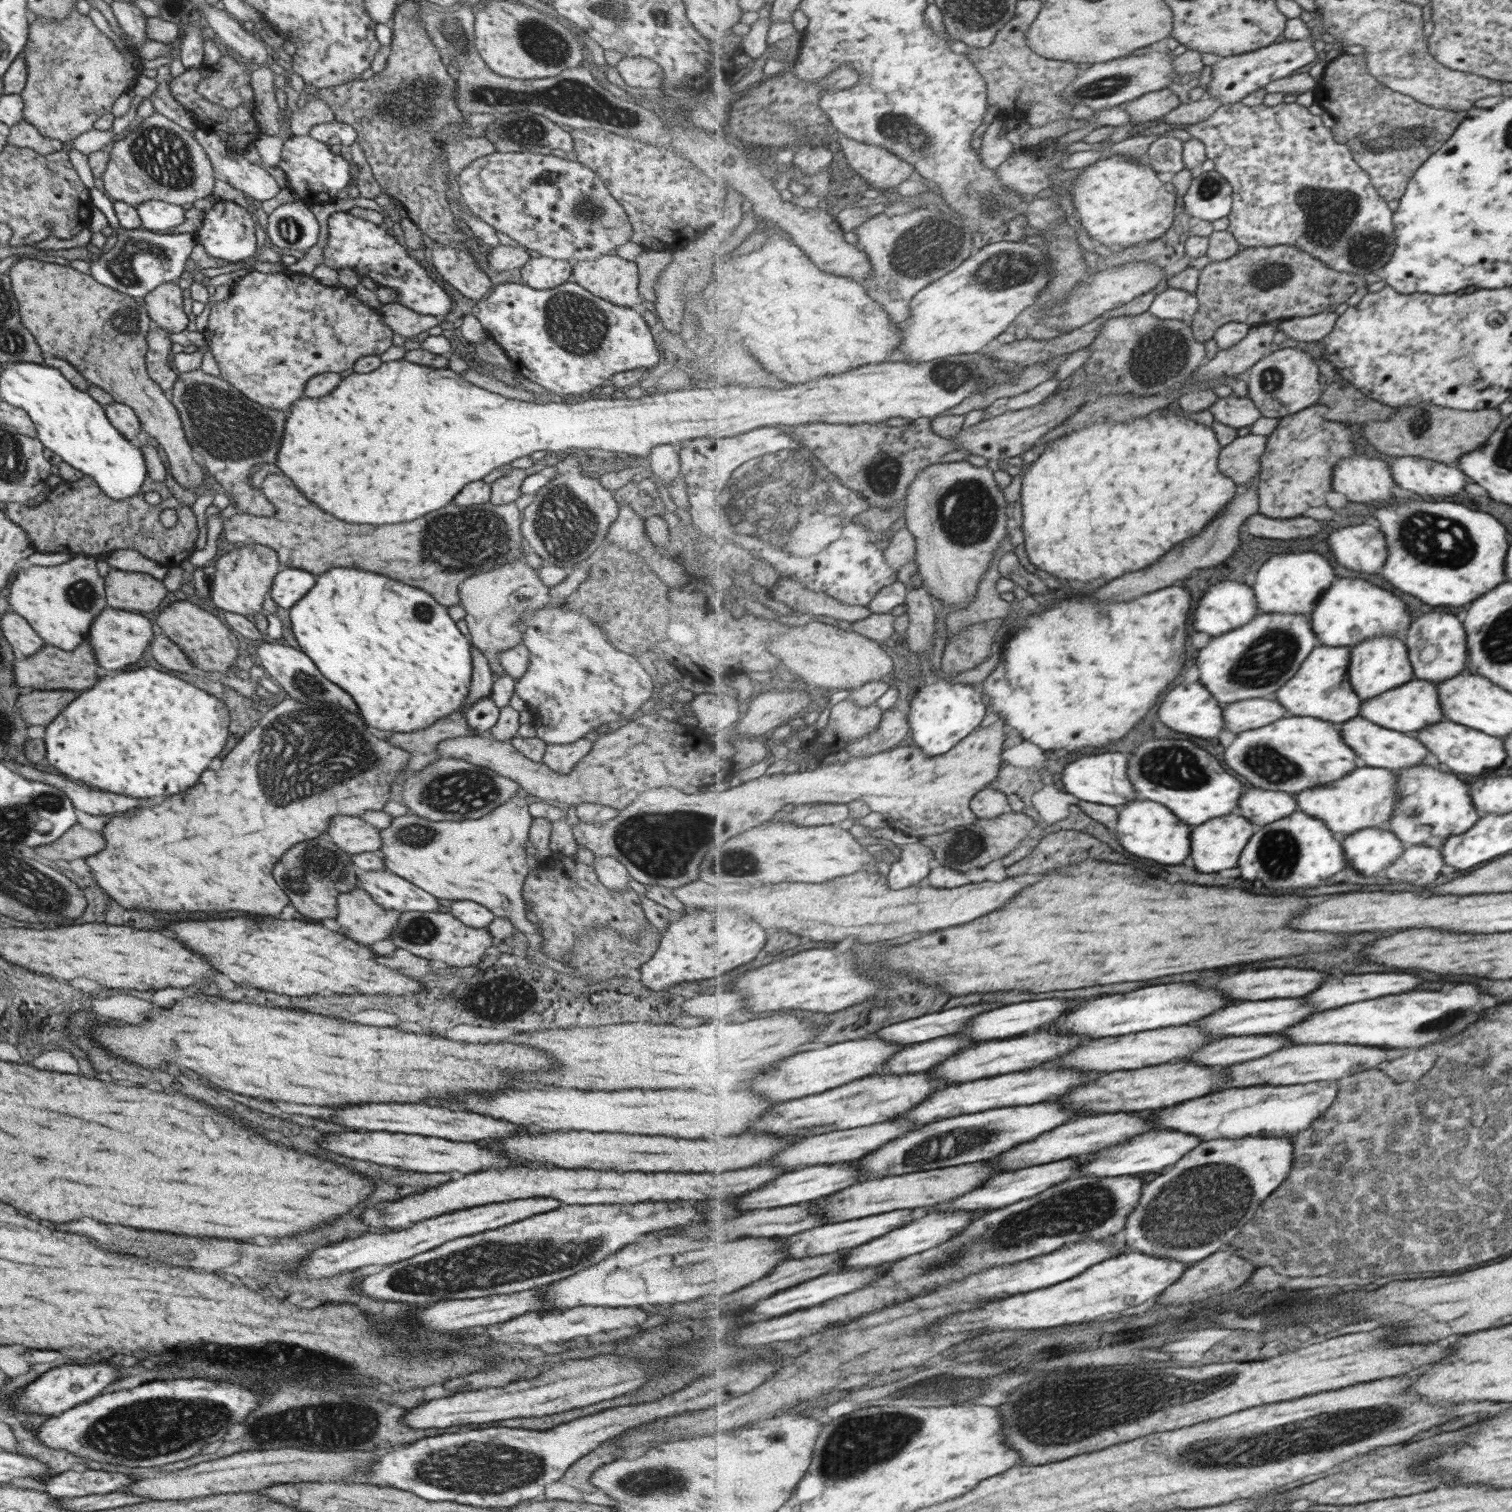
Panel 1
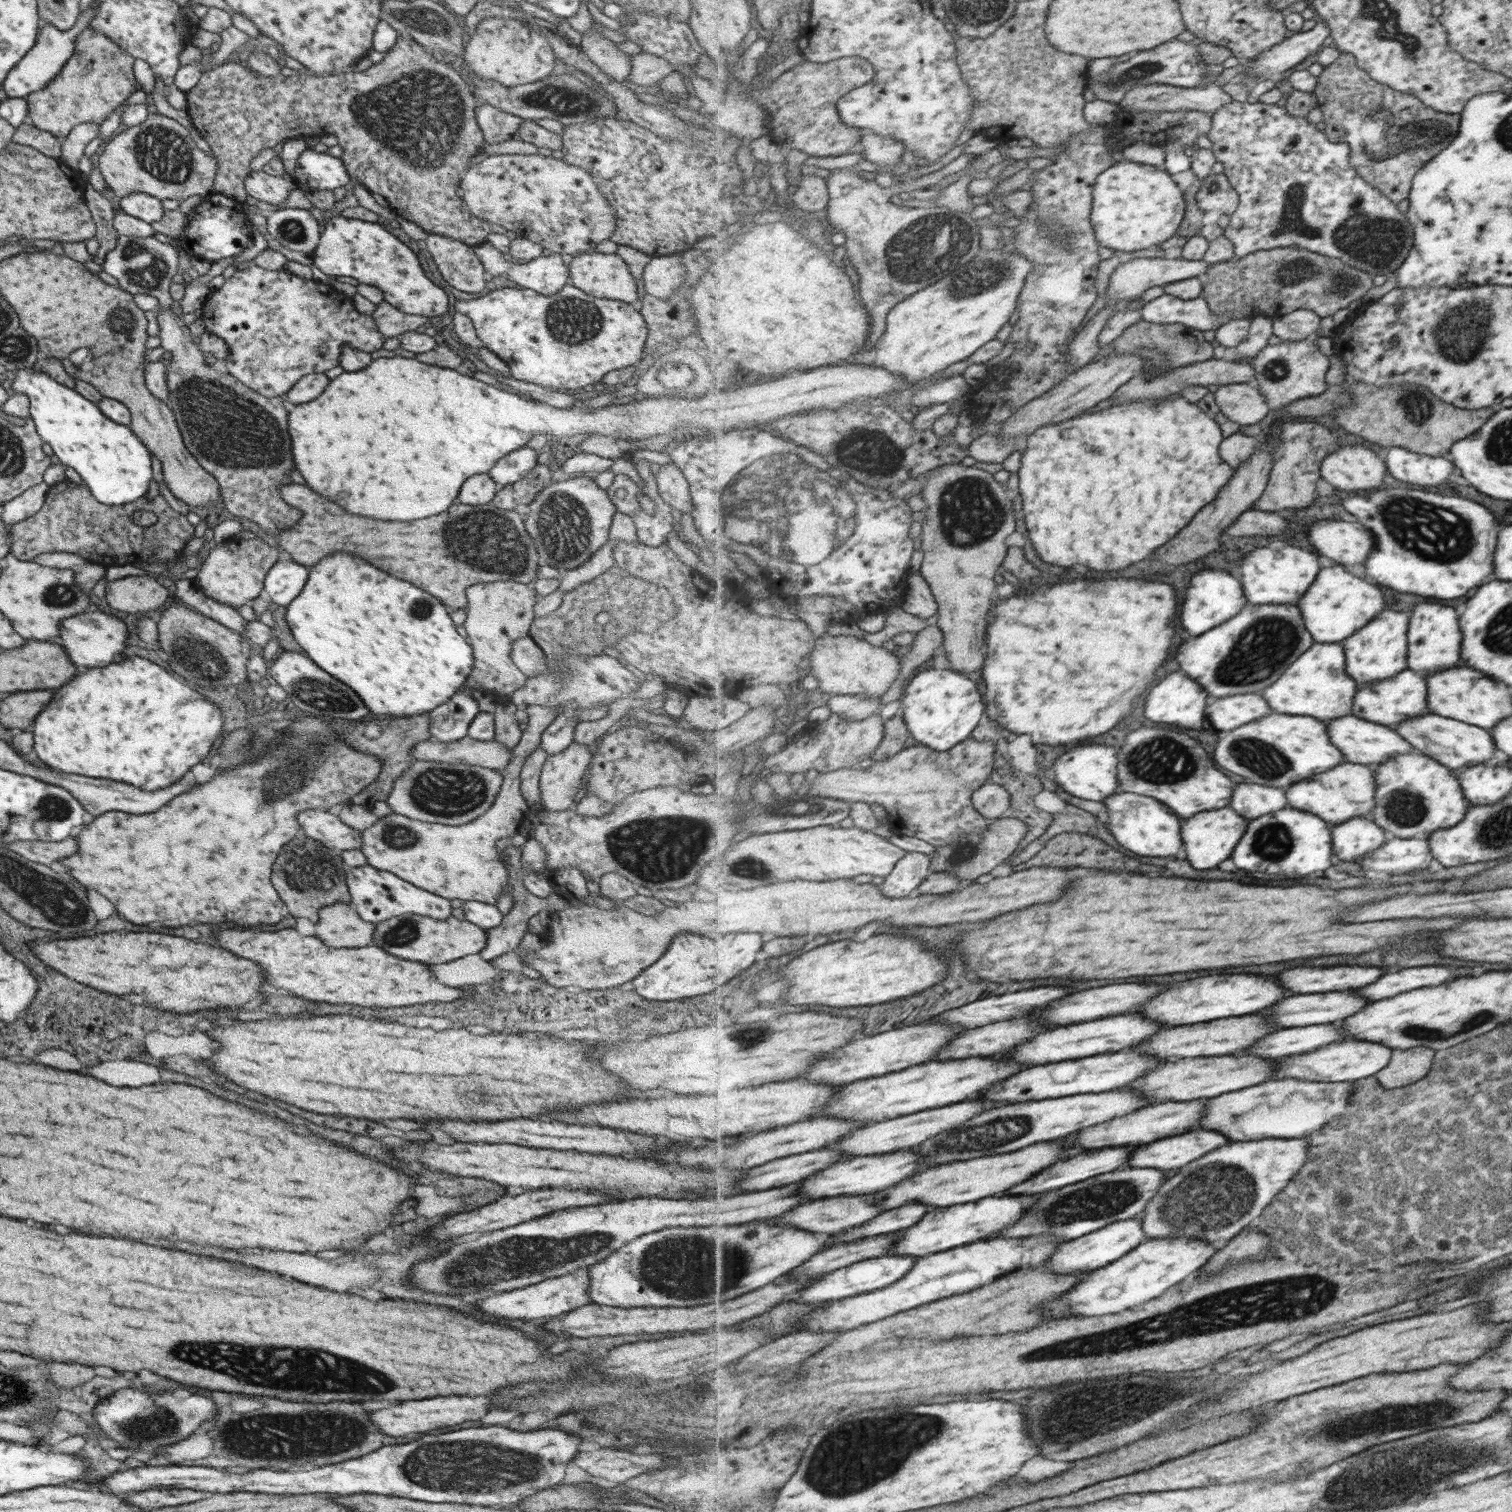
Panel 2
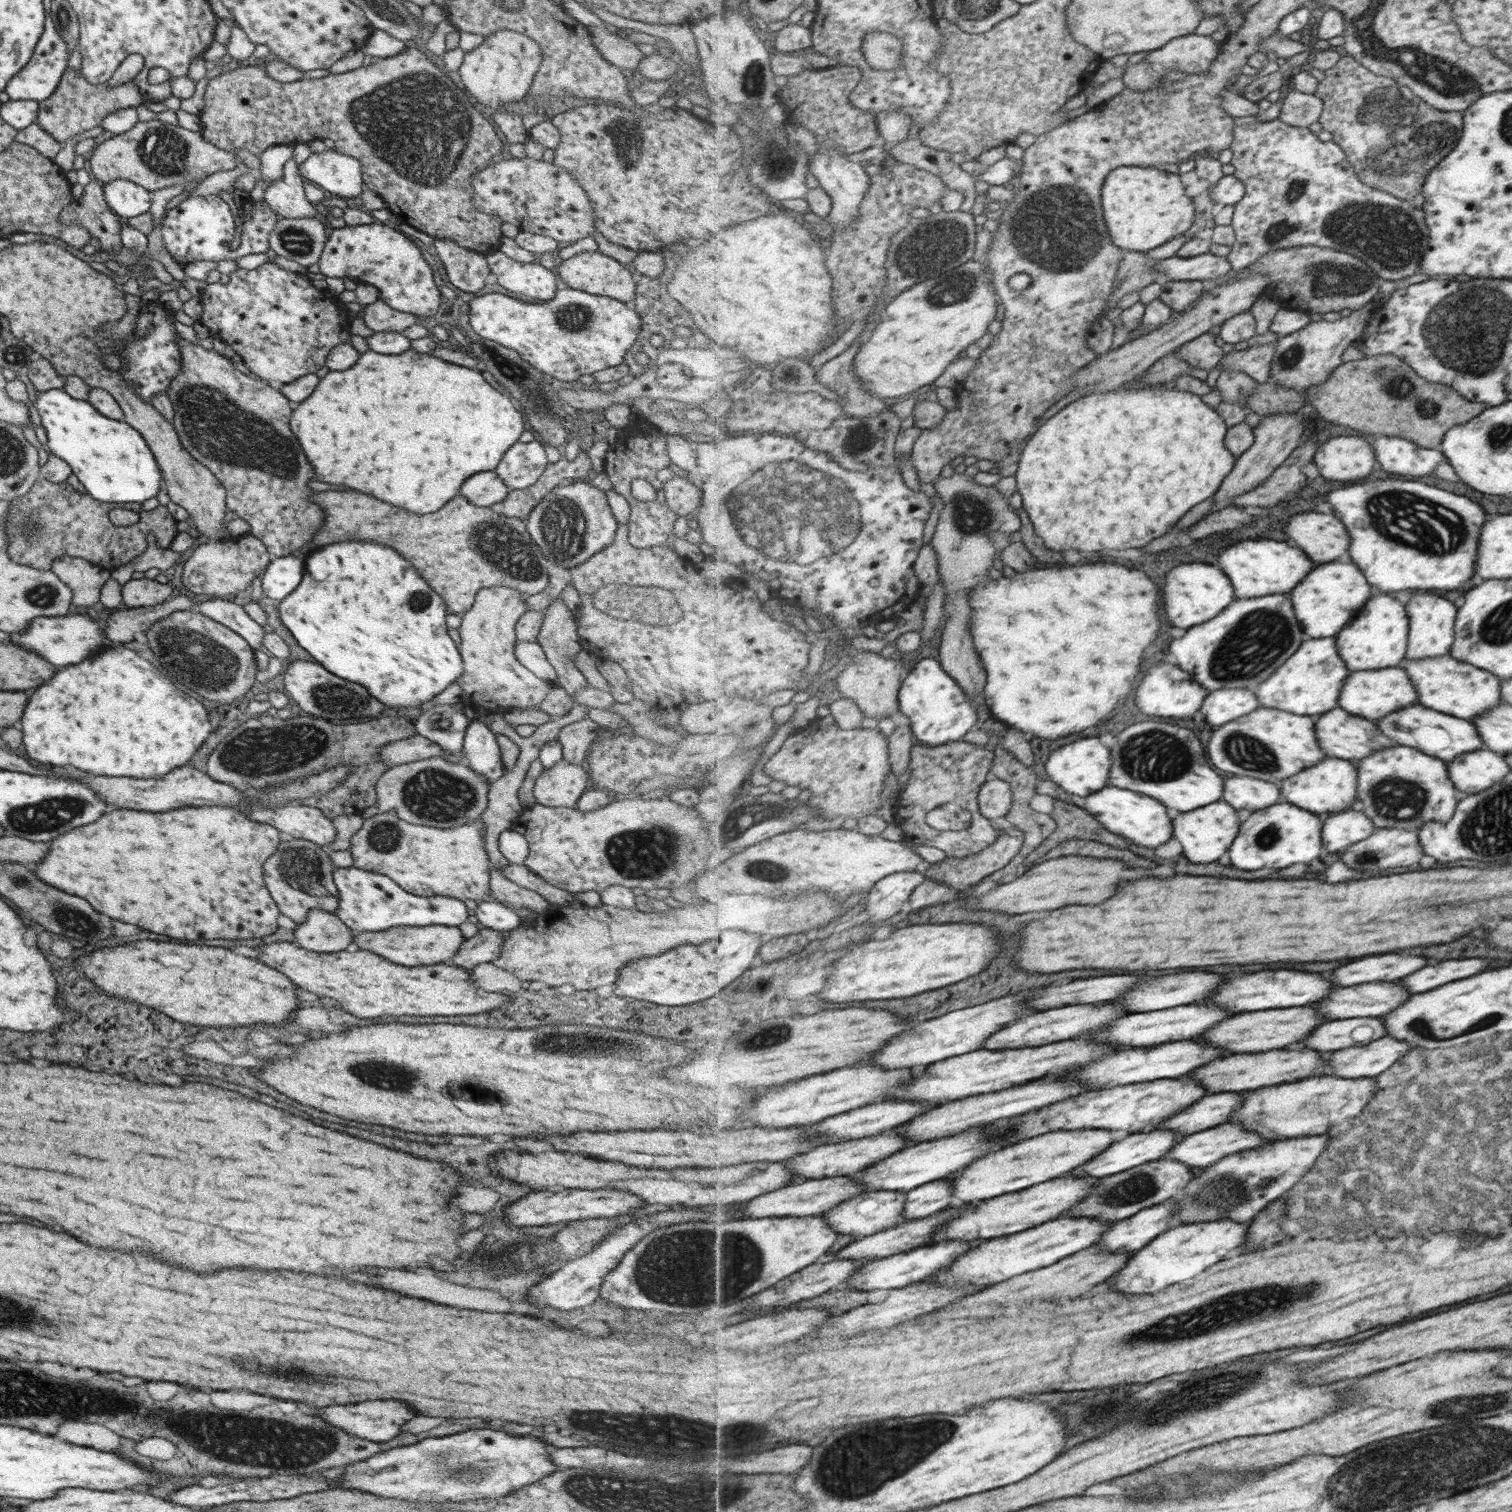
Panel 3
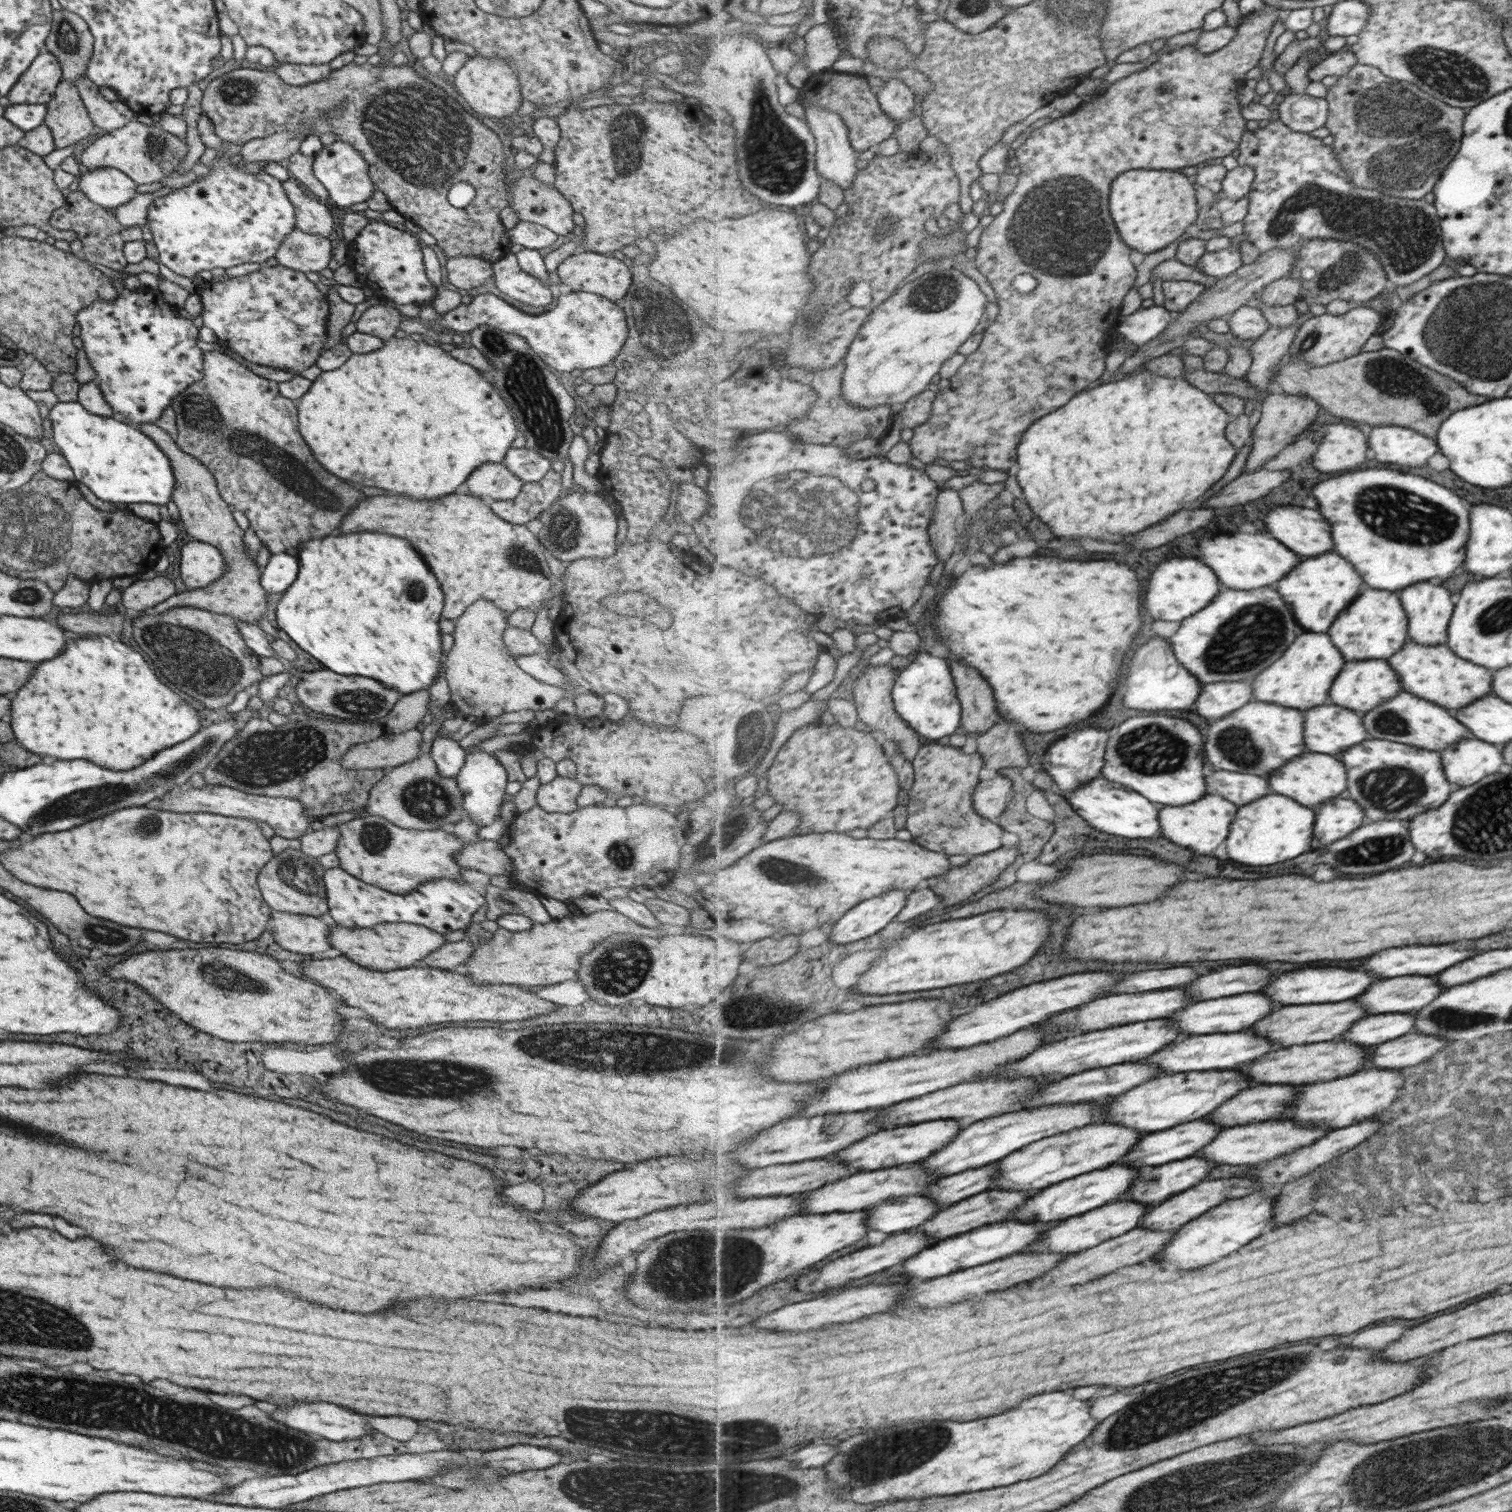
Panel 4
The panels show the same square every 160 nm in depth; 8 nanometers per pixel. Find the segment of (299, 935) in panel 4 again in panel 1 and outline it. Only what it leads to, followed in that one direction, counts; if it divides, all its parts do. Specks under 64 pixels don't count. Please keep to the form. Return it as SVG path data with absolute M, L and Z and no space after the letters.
M355 886L336 896L337 924L347 930L347 937L369 946L385 940L397 924L401 912L378 905L365 889Z

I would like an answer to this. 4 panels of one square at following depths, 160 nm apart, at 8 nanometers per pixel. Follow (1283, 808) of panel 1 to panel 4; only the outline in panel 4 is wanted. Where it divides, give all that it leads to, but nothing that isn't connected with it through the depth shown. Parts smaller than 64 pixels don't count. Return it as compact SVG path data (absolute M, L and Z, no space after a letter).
M1219 770L1207 778L1209 794L1219 794L1237 806L1247 806L1270 794L1267 780L1253 774L1235 774L1229 770Z

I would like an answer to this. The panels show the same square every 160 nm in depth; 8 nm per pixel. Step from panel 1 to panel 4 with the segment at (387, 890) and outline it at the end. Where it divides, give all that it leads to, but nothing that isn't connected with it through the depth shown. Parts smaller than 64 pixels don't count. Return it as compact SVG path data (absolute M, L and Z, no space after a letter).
M339 867L326 869L322 879L326 888L325 918L345 928L371 928L383 922L397 922L416 924L445 934L451 930L466 929L473 912L485 903L485 898L479 893L471 892L463 880L457 882L436 878L420 884L404 896L393 896L386 890L357 880Z

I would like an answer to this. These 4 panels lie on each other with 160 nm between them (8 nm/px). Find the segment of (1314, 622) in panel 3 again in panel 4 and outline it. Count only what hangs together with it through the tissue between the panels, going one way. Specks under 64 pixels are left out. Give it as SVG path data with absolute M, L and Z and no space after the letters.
M1323 554L1319 558L1309 558L1301 562L1297 570L1293 570L1287 578L1283 578L1277 586L1277 590L1283 594L1283 598L1293 606L1293 614L1297 614L1297 620L1311 632L1329 632L1333 622L1339 618L1339 614L1352 604L1357 594L1363 588L1363 578L1349 560L1341 558L1339 554Z

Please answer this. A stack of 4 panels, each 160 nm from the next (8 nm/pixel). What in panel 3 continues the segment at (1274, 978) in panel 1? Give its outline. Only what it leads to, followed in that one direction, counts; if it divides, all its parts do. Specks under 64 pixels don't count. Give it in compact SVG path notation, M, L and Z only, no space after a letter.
M1379 954L1341 966L1329 974L1337 986L1355 986L1365 982L1391 982L1425 966L1421 956L1393 956Z

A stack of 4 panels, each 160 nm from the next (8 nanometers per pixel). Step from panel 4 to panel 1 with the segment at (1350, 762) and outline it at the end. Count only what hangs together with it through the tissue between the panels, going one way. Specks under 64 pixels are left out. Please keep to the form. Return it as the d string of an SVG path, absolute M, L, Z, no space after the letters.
M1423 762L1397 771L1396 790L1400 800L1396 801L1391 820L1381 828L1392 831L1405 847L1425 844L1431 838L1444 843L1448 837L1471 829L1479 821L1479 816L1469 800L1467 784L1447 772L1441 766L1425 766Z

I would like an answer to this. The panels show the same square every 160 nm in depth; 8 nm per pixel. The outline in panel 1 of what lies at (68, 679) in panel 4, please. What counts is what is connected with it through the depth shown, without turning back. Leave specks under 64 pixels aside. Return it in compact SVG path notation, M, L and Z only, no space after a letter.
M152 667L117 676L103 676L93 688L77 696L67 708L57 714L45 728L45 758L47 762L87 786L123 794L129 798L175 796L191 788L205 766L221 752L228 735L229 713L218 698L195 688L176 676Z

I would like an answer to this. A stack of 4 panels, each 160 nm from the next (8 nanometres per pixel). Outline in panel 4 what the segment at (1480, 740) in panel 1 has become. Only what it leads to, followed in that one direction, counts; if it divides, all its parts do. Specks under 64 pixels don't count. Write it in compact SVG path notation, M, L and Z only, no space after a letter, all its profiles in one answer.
M1400 692L1399 696L1390 698L1389 702L1383 702L1383 706L1379 706L1377 710L1365 714L1365 728L1369 730L1371 738L1375 736L1379 740L1421 746L1423 750L1433 750L1433 752L1443 750L1455 744L1459 738L1467 736L1467 728L1461 726L1455 718L1451 718L1441 706L1415 698L1407 692Z

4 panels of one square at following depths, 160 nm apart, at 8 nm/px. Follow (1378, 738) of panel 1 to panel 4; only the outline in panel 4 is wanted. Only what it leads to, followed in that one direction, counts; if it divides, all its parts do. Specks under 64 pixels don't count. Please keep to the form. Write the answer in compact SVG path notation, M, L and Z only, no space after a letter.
M1317 706L1315 710L1309 710L1305 716L1307 716L1305 744L1314 753L1330 754L1337 757L1337 754L1347 752L1353 746L1360 745L1371 738L1365 730L1363 716L1359 716L1353 710L1347 710L1347 708L1341 708L1341 706Z

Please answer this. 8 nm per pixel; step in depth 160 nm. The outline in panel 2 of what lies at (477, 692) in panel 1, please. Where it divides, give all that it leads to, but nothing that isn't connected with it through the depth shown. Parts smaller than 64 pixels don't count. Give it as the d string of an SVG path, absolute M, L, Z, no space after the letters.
M467 685L462 692L456 692L451 695L448 700L433 708L427 712L430 723L428 731L430 732L430 739L437 740L439 742L453 742L461 740L466 735L467 727L469 726L470 720L478 713L478 706L471 697L472 688Z

